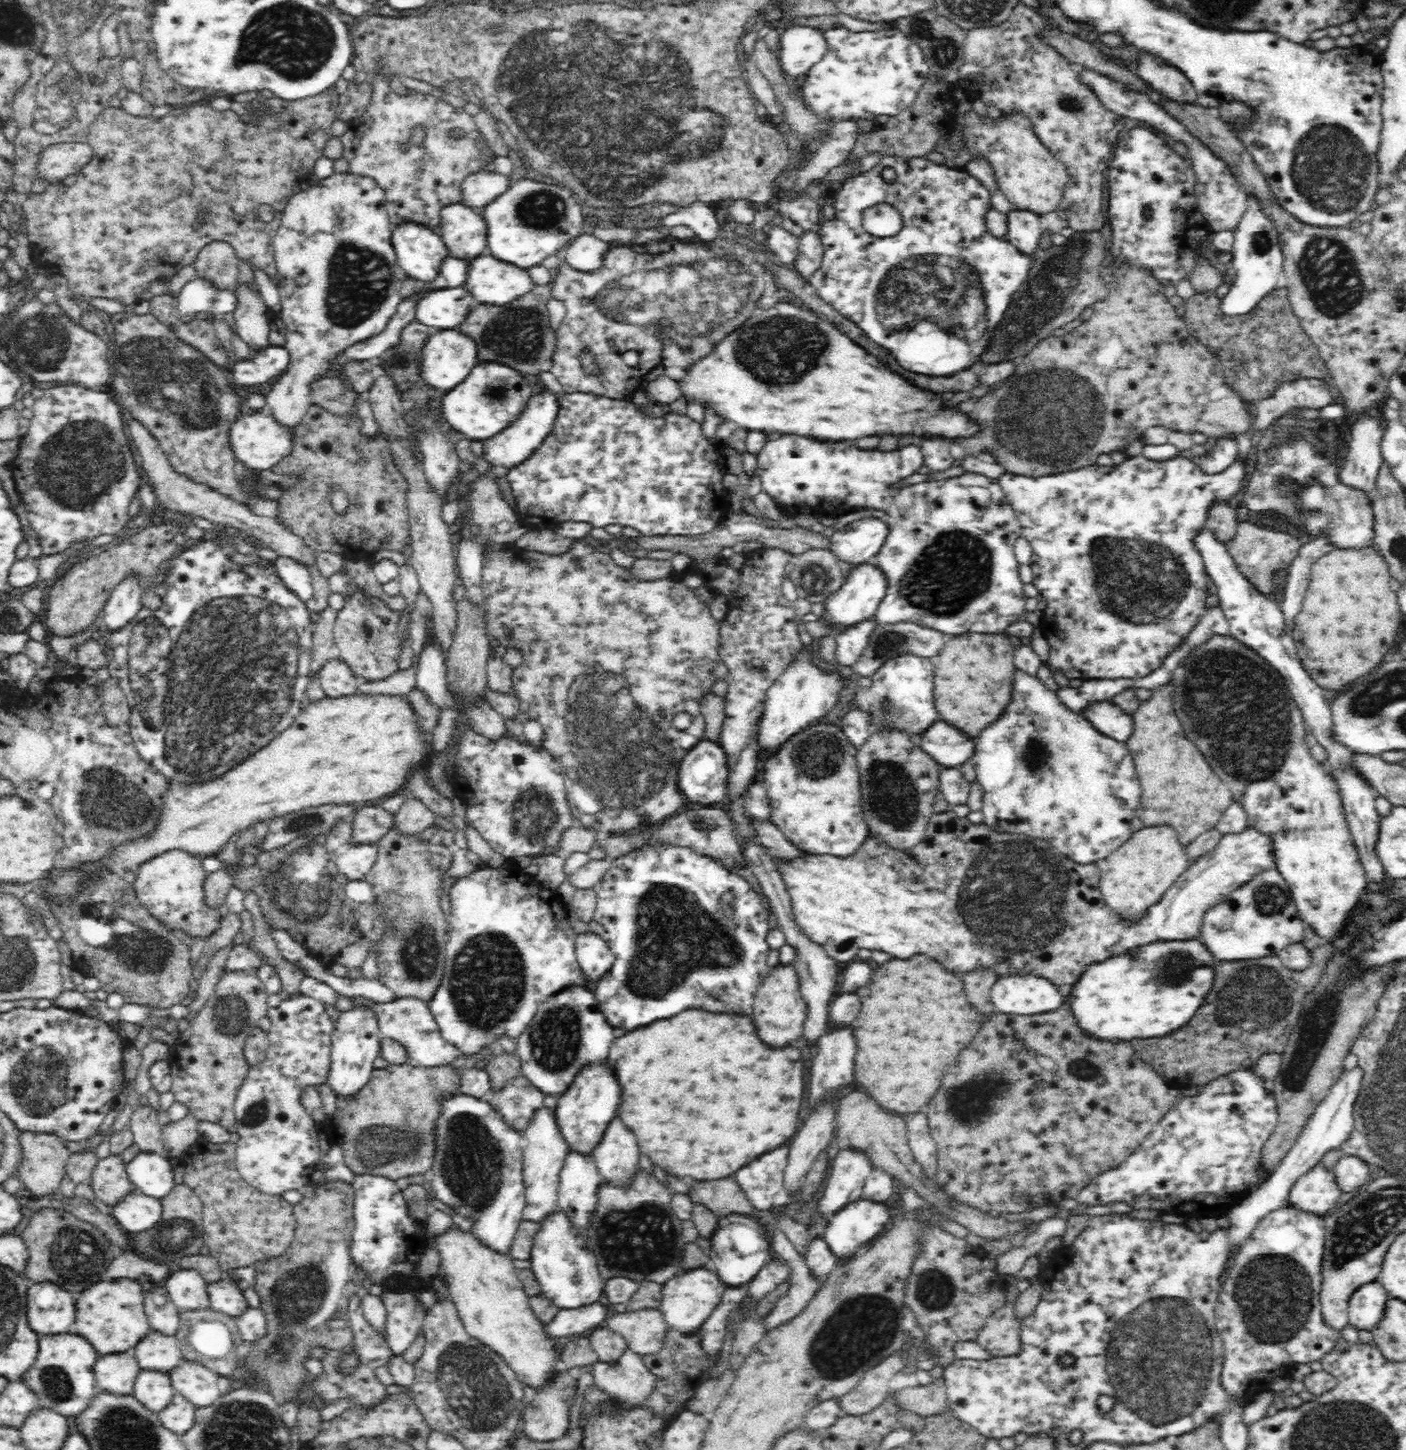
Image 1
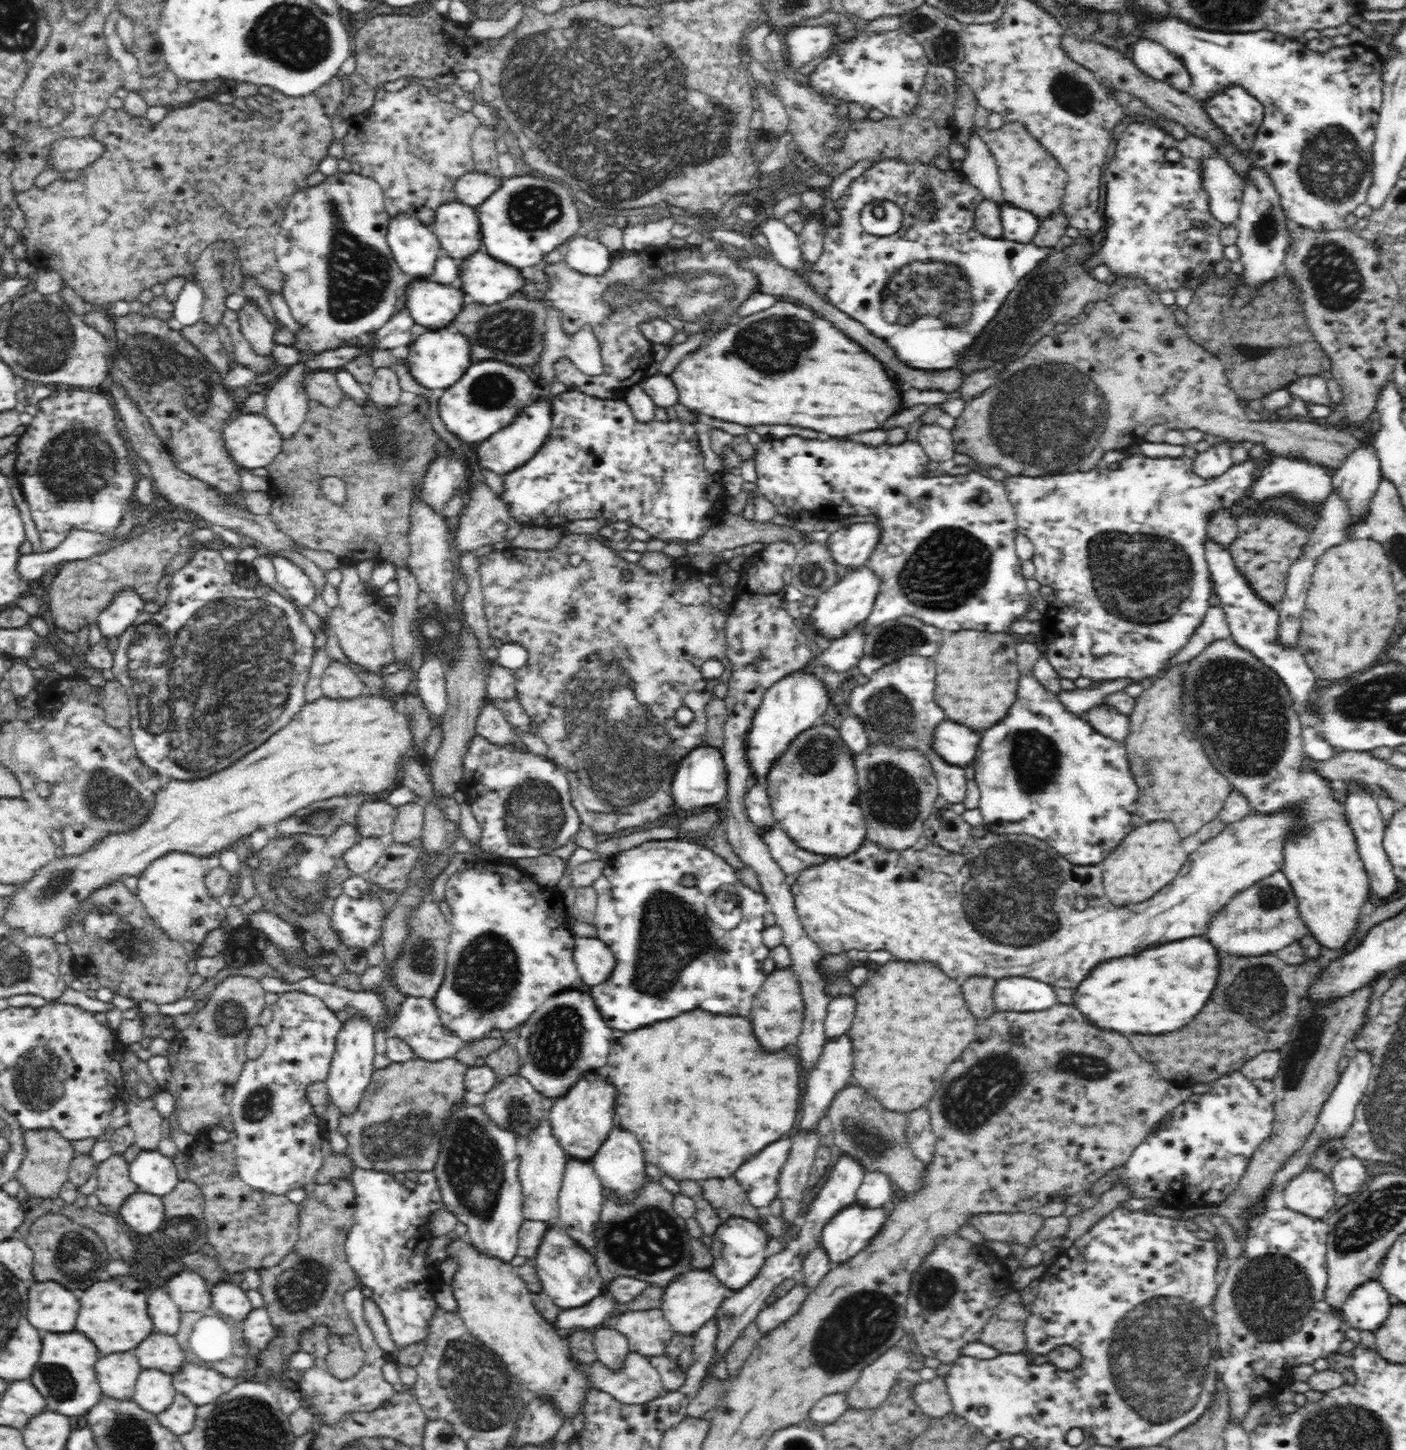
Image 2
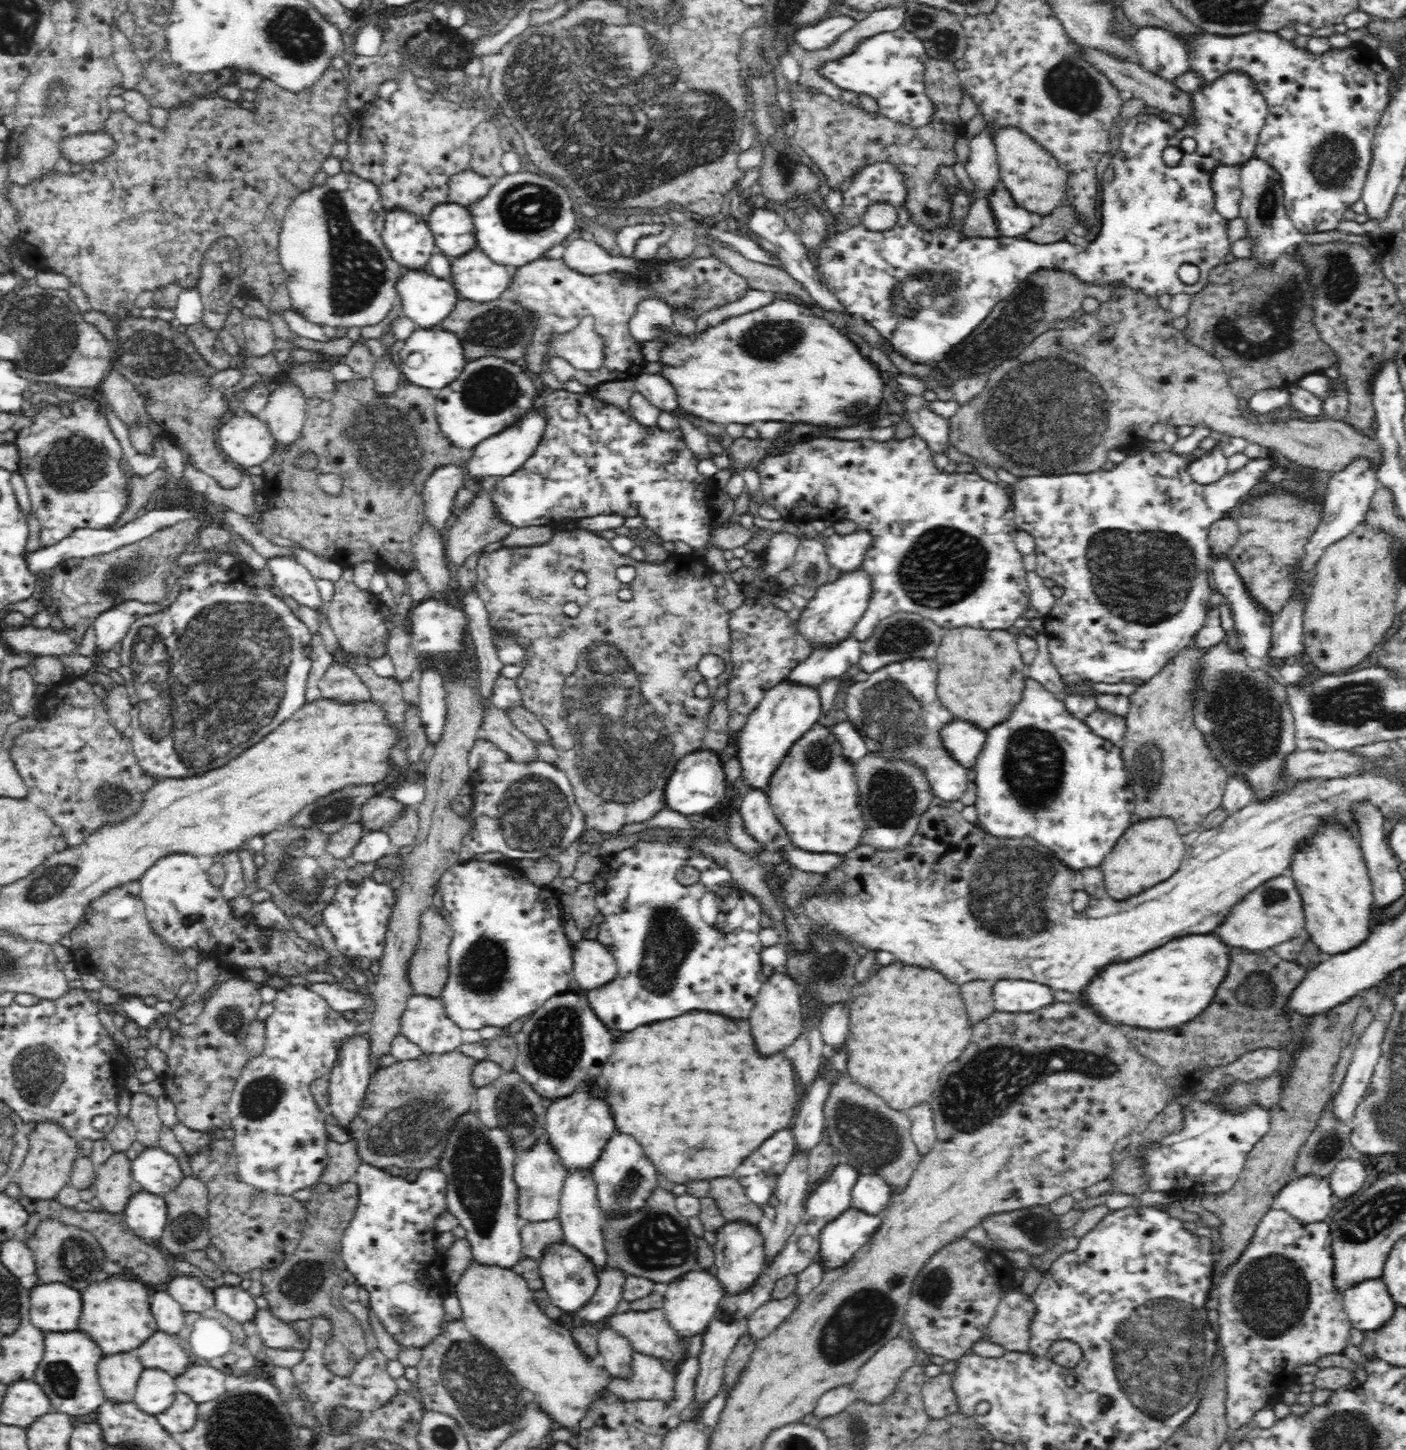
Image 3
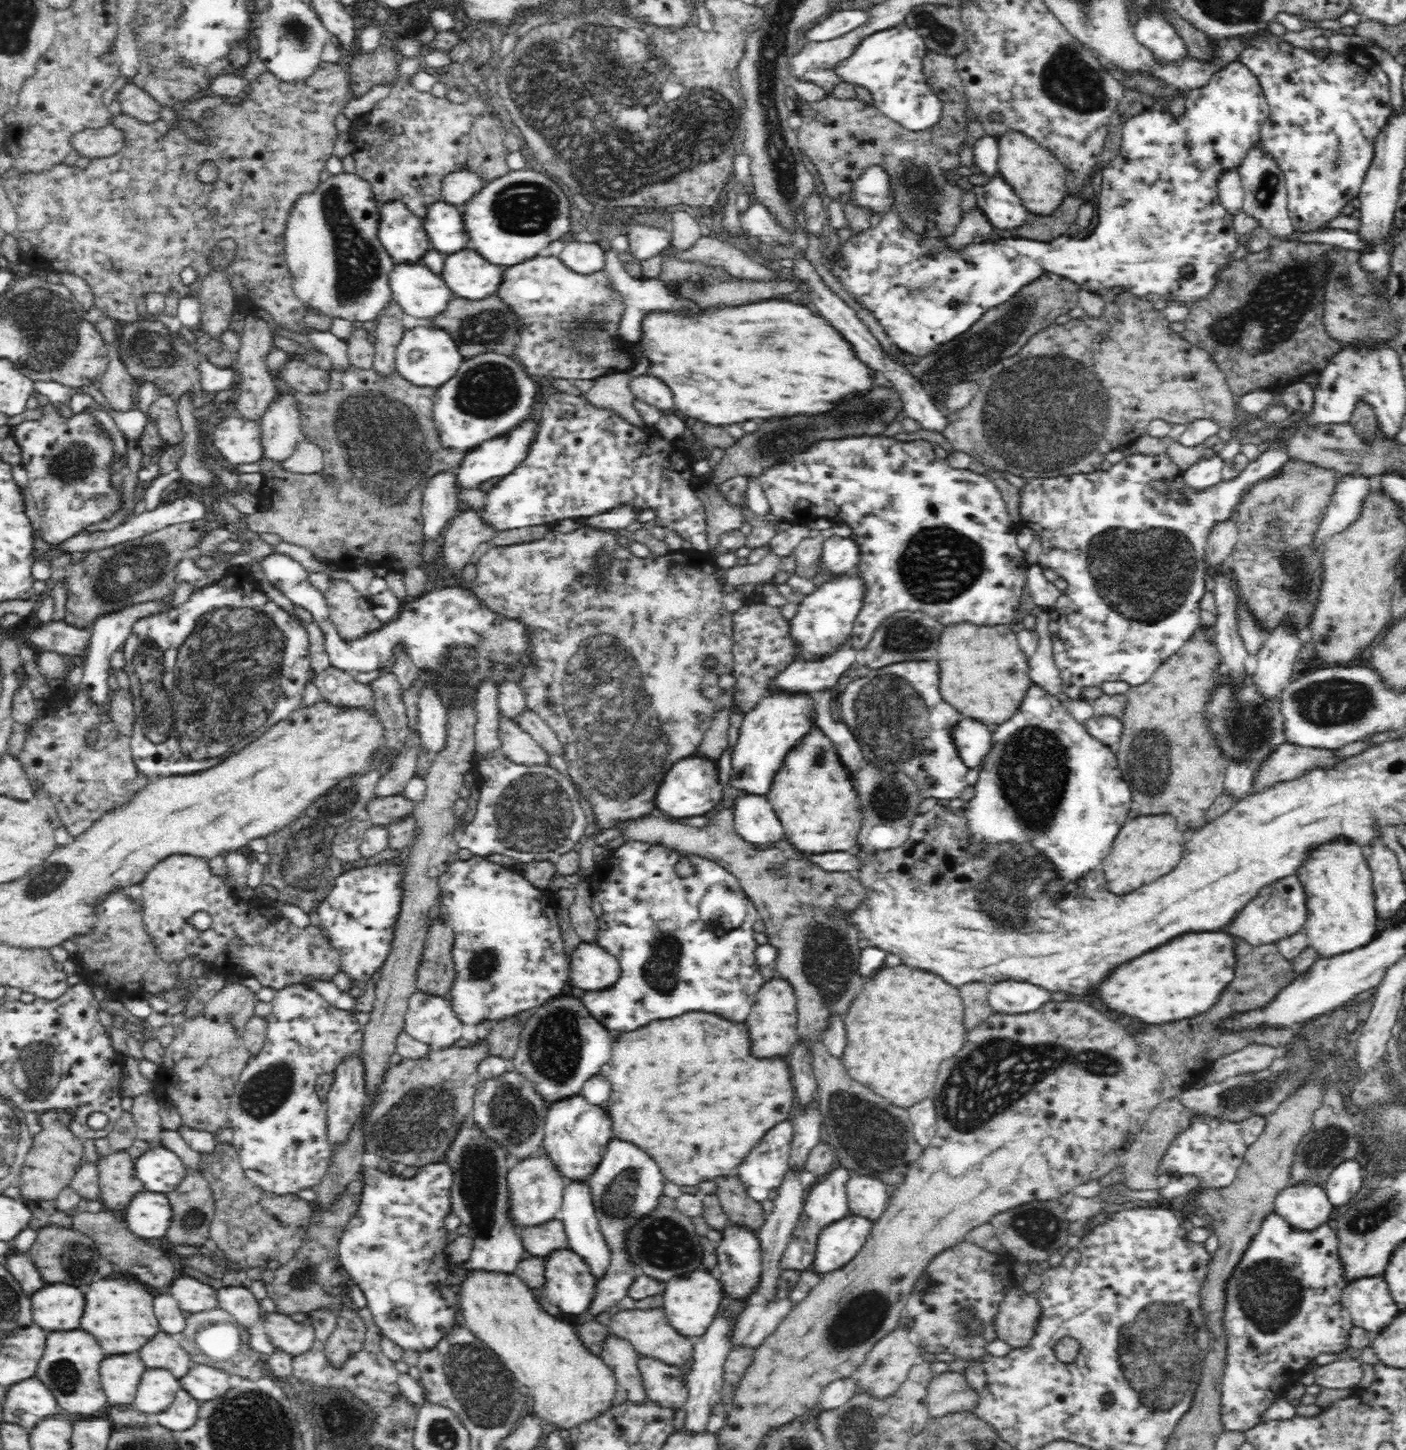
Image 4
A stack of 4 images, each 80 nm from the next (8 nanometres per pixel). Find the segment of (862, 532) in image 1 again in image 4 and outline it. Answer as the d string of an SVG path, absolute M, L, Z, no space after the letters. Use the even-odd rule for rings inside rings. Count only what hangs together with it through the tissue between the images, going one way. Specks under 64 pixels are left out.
M833 535L830 538L822 539L822 550L820 558L816 562L814 576L808 578L815 586L828 582L828 574L834 574L833 578L851 574L851 571L858 562L858 545L850 537L842 538Z

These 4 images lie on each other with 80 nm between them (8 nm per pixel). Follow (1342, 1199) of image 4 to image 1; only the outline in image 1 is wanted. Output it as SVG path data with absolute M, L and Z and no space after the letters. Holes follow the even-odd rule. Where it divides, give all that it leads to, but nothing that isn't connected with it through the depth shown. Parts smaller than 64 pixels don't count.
M1344 1155L1332 1168L1336 1186L1342 1192L1361 1189L1375 1173L1374 1169L1358 1157Z

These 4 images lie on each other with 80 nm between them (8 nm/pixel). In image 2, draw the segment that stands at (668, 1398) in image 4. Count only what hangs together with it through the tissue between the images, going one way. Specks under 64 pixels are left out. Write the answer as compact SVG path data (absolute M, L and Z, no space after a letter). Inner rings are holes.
M633 1351L628 1354L628 1362L626 1362L624 1370L610 1371L601 1363L589 1364L589 1368L593 1386L596 1389L609 1392L614 1398L624 1402L624 1404L644 1404L644 1402L650 1402L655 1398L663 1397L670 1392L665 1387L664 1379L661 1377L658 1369L652 1365L651 1358Z

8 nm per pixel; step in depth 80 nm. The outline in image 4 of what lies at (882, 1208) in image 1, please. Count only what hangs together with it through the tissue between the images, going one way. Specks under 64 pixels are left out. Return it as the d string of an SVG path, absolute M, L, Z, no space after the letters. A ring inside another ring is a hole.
M849 1214L826 1227L818 1236L809 1270L825 1275L848 1264L864 1246L871 1223L866 1218Z

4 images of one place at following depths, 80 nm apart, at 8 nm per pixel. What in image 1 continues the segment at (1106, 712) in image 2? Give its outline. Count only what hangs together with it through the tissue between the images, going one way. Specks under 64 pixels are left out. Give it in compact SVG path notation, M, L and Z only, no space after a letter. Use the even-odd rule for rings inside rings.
M1111 701L1091 704L1082 715L1099 733L1114 740L1125 742L1134 730L1134 721Z

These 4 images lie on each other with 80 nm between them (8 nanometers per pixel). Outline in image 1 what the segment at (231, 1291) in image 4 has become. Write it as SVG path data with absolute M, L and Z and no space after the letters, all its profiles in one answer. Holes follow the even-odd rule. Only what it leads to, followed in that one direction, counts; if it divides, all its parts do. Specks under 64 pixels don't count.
M226 1277L209 1284L209 1298L214 1310L224 1312L231 1318L242 1316L250 1308L243 1291Z

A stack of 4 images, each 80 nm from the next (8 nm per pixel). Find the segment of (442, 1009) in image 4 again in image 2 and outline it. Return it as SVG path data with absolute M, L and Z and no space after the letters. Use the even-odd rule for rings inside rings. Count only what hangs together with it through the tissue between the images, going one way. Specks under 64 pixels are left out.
M424 996L408 997L402 1003L400 1012L393 1018L391 1030L392 1036L398 1036L405 1040L414 1049L417 1057L422 1057L426 1060L450 1058L465 1044L464 1038L442 1022L434 999Z

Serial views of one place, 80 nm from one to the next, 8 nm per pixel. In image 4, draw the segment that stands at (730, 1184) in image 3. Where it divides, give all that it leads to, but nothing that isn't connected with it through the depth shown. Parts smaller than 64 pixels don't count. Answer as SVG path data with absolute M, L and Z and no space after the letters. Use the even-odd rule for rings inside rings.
M722 1176L716 1178L716 1182L718 1182L716 1194L728 1218L736 1226L752 1232L757 1231L766 1218L763 1202L752 1198L747 1193L744 1183L738 1176Z

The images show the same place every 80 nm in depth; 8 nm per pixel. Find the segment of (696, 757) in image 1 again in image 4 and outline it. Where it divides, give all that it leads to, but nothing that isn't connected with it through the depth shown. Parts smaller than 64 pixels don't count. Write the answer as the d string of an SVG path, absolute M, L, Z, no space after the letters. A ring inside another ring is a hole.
M685 758L673 764L658 782L652 798L655 815L668 820L688 819L714 811L723 795L723 785L717 780L717 769L703 758Z

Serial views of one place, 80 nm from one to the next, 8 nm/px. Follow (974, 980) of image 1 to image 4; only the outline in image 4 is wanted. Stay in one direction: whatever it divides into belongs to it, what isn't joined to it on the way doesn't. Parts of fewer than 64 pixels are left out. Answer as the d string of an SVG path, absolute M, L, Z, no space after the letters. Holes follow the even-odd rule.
M970 982L970 986L960 986L960 996L964 1002L964 1028L972 1030L983 1023L992 1012L987 1001L988 983Z

